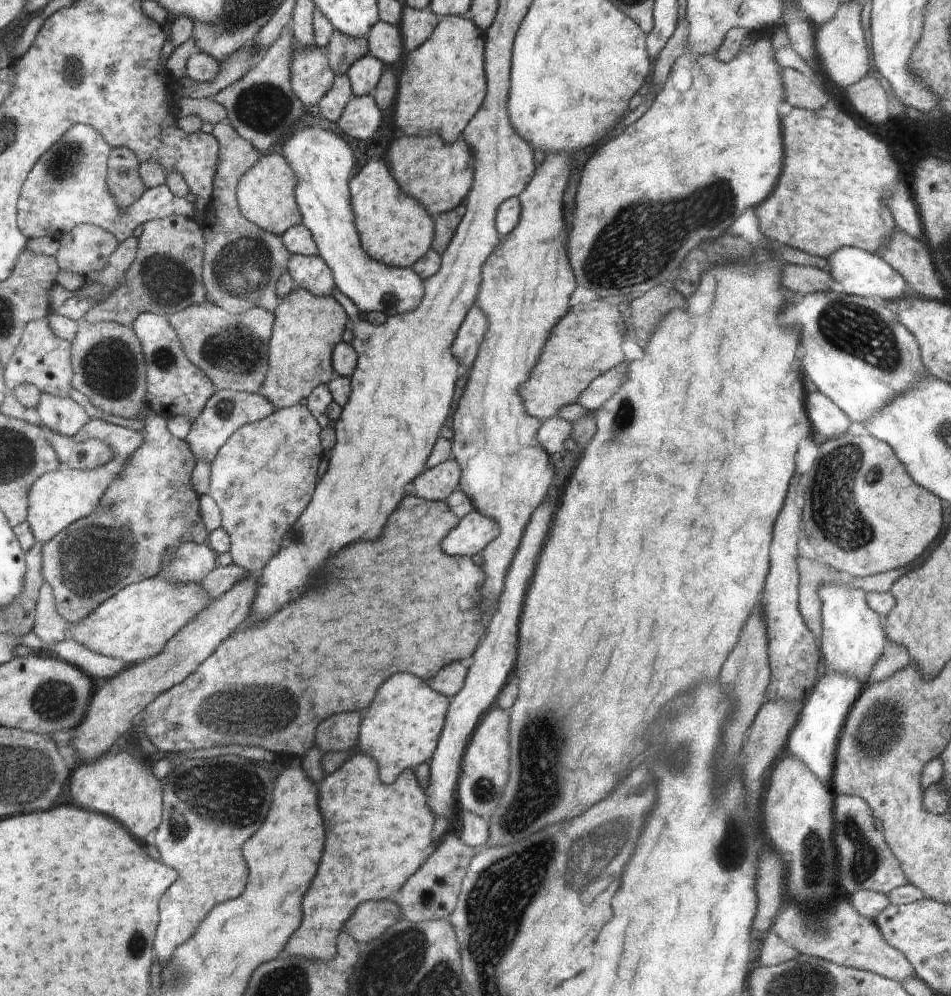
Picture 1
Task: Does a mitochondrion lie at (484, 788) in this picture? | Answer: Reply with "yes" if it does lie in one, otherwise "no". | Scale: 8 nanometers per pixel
yes

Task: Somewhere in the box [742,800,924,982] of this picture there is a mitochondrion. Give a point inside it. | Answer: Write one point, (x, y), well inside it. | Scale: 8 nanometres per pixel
(865, 858)

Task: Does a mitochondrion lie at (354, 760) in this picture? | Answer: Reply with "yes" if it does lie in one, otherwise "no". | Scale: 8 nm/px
no

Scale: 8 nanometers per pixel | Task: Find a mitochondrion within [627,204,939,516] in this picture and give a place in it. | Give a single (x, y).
(860, 333)

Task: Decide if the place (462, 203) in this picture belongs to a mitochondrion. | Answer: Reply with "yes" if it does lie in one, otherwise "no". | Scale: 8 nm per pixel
no

